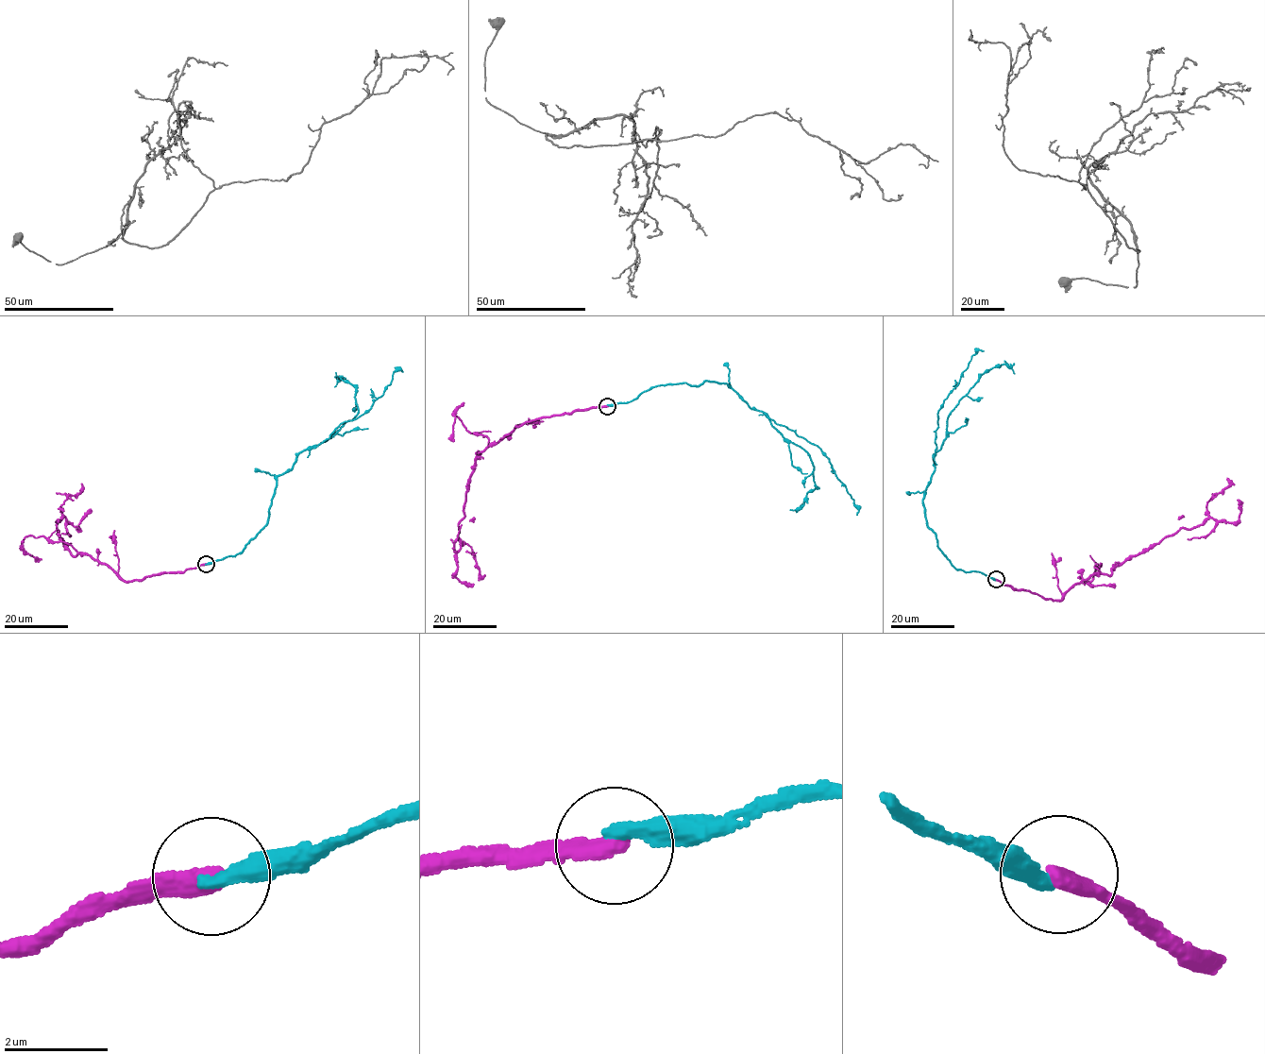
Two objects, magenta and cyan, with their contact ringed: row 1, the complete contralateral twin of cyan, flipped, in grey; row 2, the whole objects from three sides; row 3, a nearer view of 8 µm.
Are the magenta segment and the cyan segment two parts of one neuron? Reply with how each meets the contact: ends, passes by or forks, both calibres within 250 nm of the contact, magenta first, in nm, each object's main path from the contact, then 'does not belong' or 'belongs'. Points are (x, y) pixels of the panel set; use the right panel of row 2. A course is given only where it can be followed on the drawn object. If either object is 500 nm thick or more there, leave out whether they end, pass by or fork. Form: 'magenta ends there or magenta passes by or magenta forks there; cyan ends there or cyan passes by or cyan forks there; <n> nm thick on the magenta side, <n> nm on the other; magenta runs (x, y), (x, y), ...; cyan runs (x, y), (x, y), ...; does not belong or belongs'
magenta ends there; cyan ends there; 360 nm thick on the magenta side, 260 nm on the other; magenta runs (996, 580), (1060, 601), (1074, 585), (1109, 575), (1183, 527), (1210, 518), (1235, 522), (1238, 499); cyan runs (996, 580), (955, 569), (943, 554), (928, 526), (923, 493), (960, 399), (994, 366), (1003, 364), (1014, 373); does not belong

